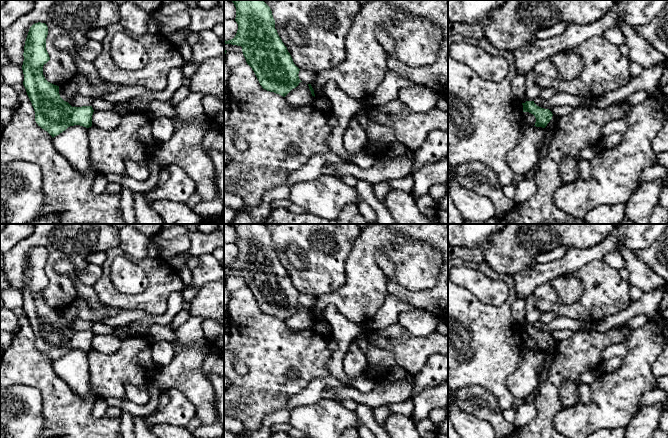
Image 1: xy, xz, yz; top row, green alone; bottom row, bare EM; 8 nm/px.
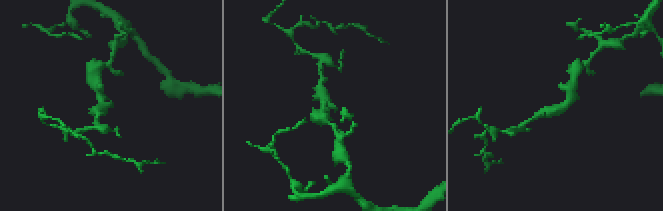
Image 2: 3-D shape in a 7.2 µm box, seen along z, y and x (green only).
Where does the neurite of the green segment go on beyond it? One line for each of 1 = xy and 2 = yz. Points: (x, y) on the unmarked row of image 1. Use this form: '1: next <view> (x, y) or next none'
1: next none
2: next none

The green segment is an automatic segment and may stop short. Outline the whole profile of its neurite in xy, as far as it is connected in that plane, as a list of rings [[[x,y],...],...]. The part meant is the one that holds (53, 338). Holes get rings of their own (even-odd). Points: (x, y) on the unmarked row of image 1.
[[[45,247],[33,248],[28,256],[24,270],[24,285],[22,294],[24,298],[23,309],[35,335],[35,345],[52,362],[65,355],[68,351],[80,349],[86,352],[92,350],[92,330],[72,331],[64,325],[59,318],[59,310],[48,306],[43,299],[43,290],[50,284],[46,274],[48,251]]]

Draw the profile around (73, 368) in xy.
[[[74,349],[52,362],[55,373],[80,397],[91,393],[88,352]]]

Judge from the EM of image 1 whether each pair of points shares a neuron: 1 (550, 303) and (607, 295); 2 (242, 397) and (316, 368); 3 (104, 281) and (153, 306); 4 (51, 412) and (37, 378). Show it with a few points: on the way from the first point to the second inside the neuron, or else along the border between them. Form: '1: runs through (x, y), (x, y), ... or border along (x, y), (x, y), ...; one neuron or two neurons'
1: runs through (564, 309), (589, 309), (593, 306); one neuron
2: runs through (260, 386), (280, 366), (298, 366); one neuron
3: runs through (114, 294), (121, 301), (140, 301); one neuron
4: runs through (51, 404), (51, 392), (45, 386); one neuron

